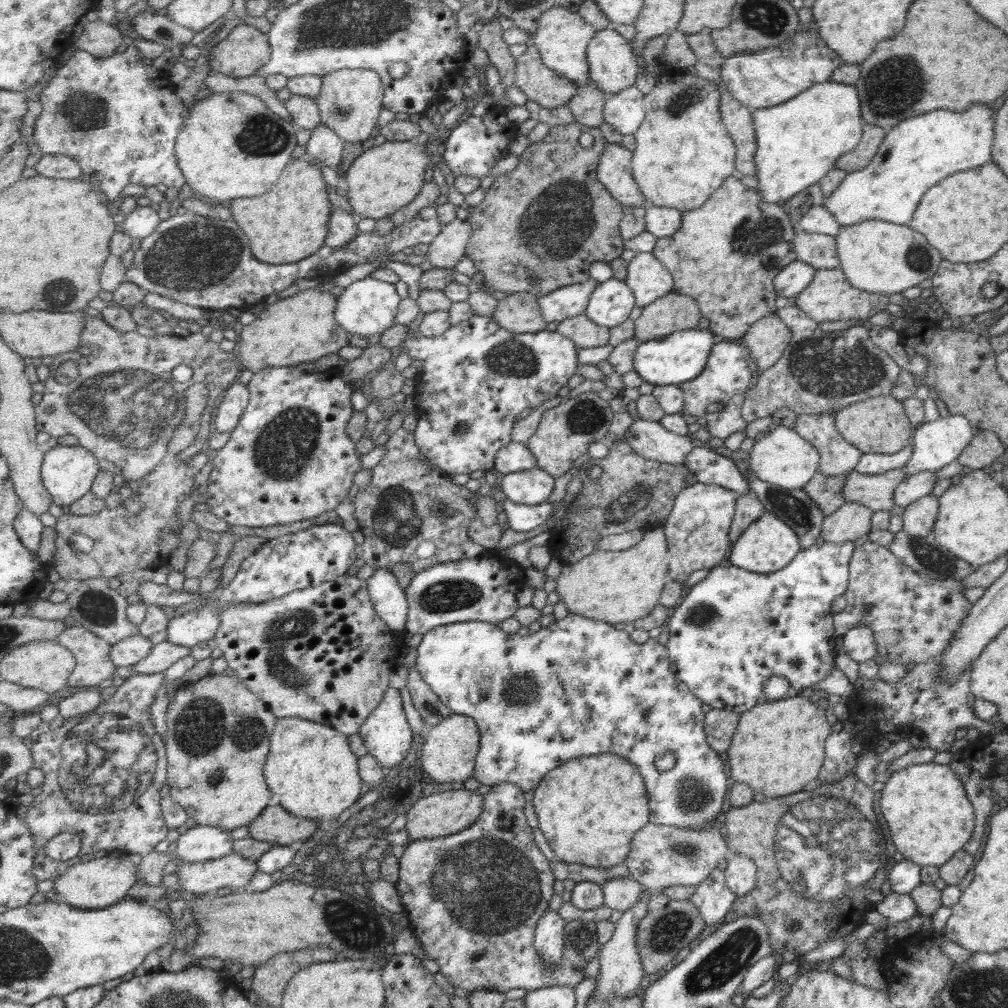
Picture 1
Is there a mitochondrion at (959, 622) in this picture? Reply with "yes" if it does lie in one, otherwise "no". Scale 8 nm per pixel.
no

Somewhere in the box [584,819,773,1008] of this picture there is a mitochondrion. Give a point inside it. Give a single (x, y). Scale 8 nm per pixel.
(721, 965)

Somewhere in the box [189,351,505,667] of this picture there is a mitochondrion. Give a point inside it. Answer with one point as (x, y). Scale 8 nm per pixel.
(286, 447)

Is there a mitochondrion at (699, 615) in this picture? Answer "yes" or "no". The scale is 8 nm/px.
yes

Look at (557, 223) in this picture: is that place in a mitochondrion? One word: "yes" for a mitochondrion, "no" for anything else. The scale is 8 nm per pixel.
yes

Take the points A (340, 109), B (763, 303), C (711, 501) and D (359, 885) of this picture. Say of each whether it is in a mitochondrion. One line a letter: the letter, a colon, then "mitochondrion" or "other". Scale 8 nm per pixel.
A: mitochondrion
B: other
C: other
D: mitochondrion

